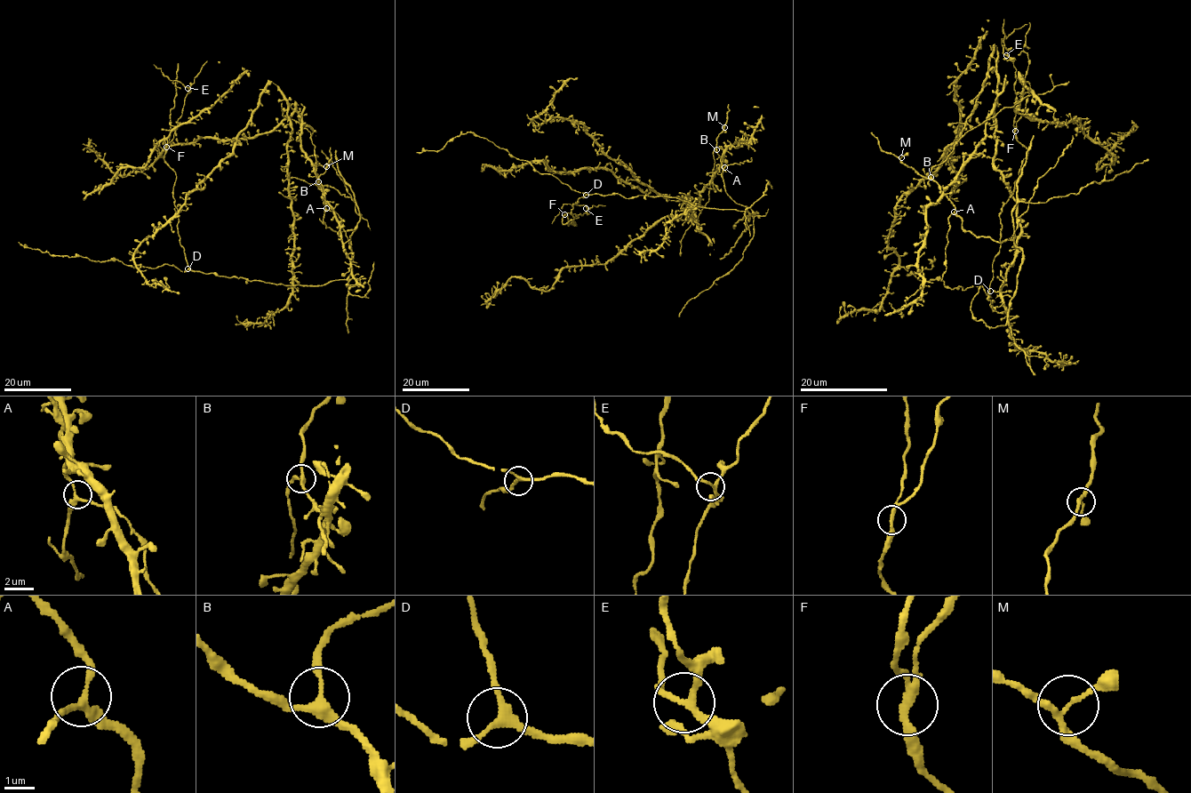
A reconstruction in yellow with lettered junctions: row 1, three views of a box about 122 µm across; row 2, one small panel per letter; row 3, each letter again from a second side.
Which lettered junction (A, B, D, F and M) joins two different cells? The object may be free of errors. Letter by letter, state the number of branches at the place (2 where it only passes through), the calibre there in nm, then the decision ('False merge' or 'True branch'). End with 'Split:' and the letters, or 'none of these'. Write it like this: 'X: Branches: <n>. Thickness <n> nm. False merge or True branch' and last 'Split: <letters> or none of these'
A: Branches: 3. Thickness 240 nm. True branch
B: Branches: 3. Thickness 240 nm. True branch
D: Branches: 3. Thickness 240 nm. True branch
F: Branches: 3. Thickness 240 nm. False merge
M: Branches: 3. Thickness 160 nm. True branch
Split: F

